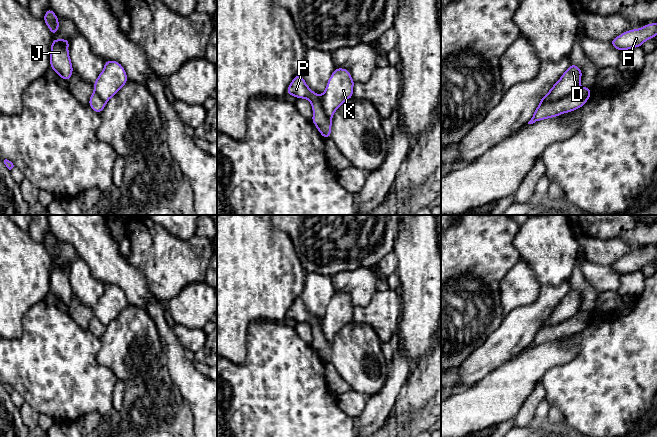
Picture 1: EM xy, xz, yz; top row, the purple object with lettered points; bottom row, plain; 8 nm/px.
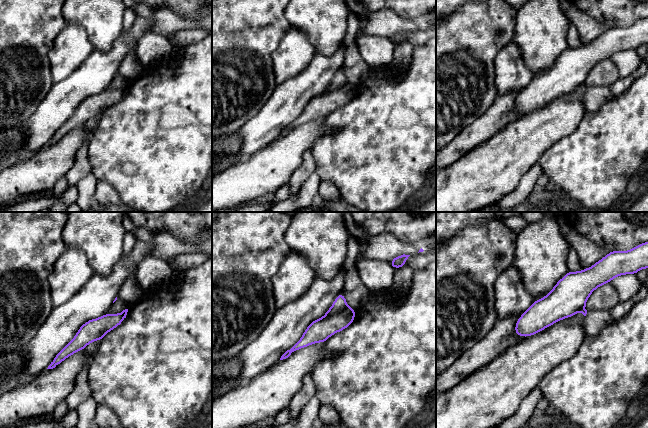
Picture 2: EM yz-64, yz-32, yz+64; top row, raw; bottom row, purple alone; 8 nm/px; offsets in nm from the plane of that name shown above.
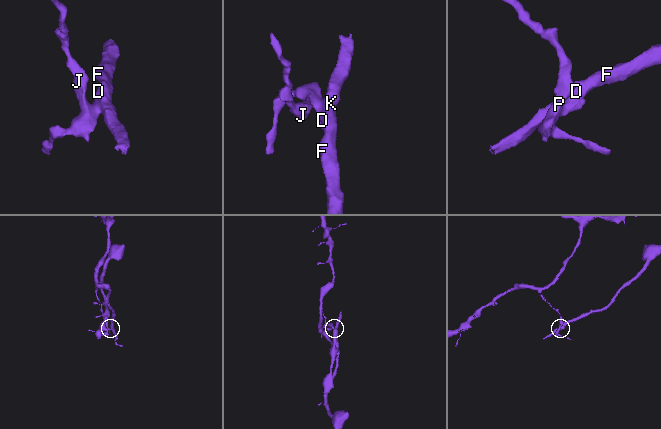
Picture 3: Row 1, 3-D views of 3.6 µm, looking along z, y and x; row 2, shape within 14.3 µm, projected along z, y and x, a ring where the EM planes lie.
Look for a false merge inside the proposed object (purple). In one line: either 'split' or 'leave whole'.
split

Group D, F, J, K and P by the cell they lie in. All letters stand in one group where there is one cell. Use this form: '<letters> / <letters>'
D F K / J P

